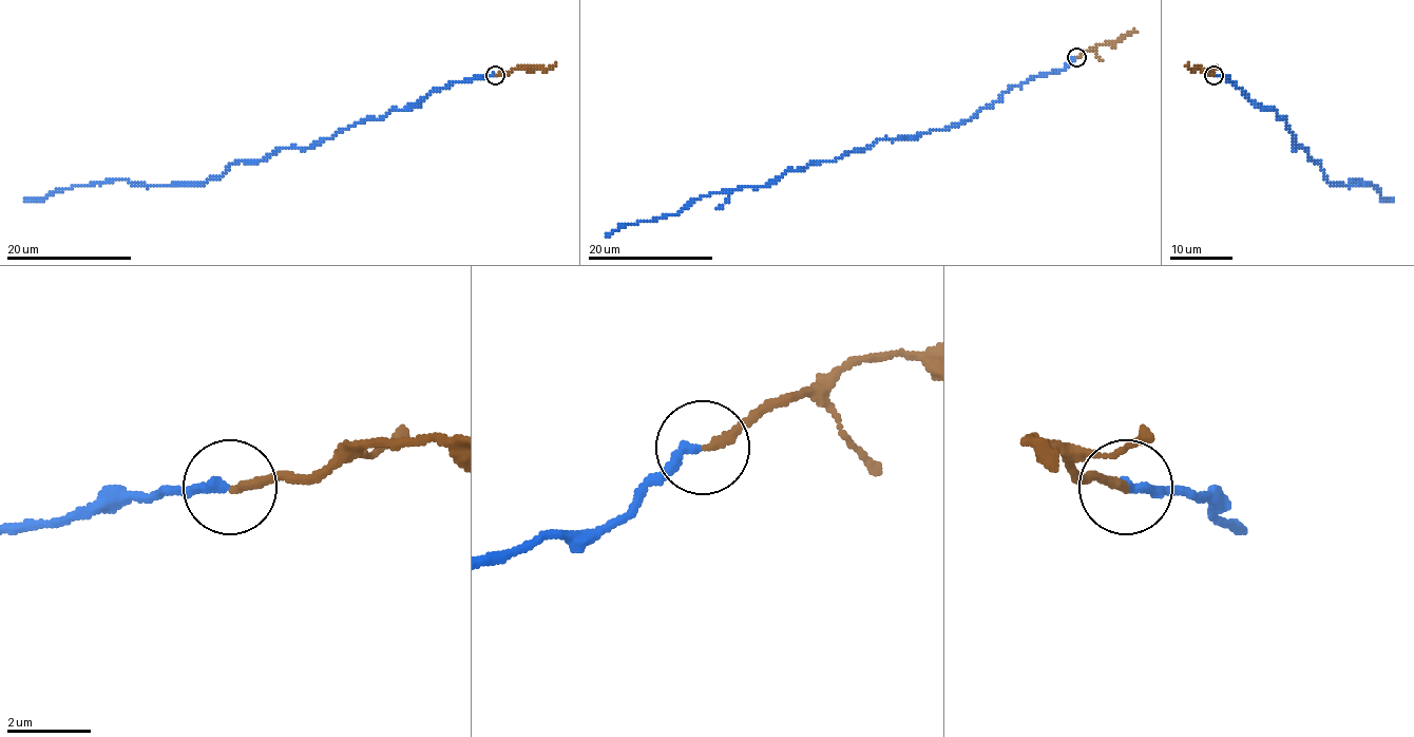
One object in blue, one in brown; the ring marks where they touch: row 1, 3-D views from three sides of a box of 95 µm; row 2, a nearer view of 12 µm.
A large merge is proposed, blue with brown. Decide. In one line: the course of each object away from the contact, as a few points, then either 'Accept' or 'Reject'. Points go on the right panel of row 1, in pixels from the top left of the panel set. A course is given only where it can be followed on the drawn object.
Course of blue: (1215, 74), (1271, 108), (1295, 148), (1304, 147), (1334, 185), (1370, 183), (1391, 201). Course of brown: (1215, 74), (1202, 68), (1189, 68), (1187, 63). Reject

